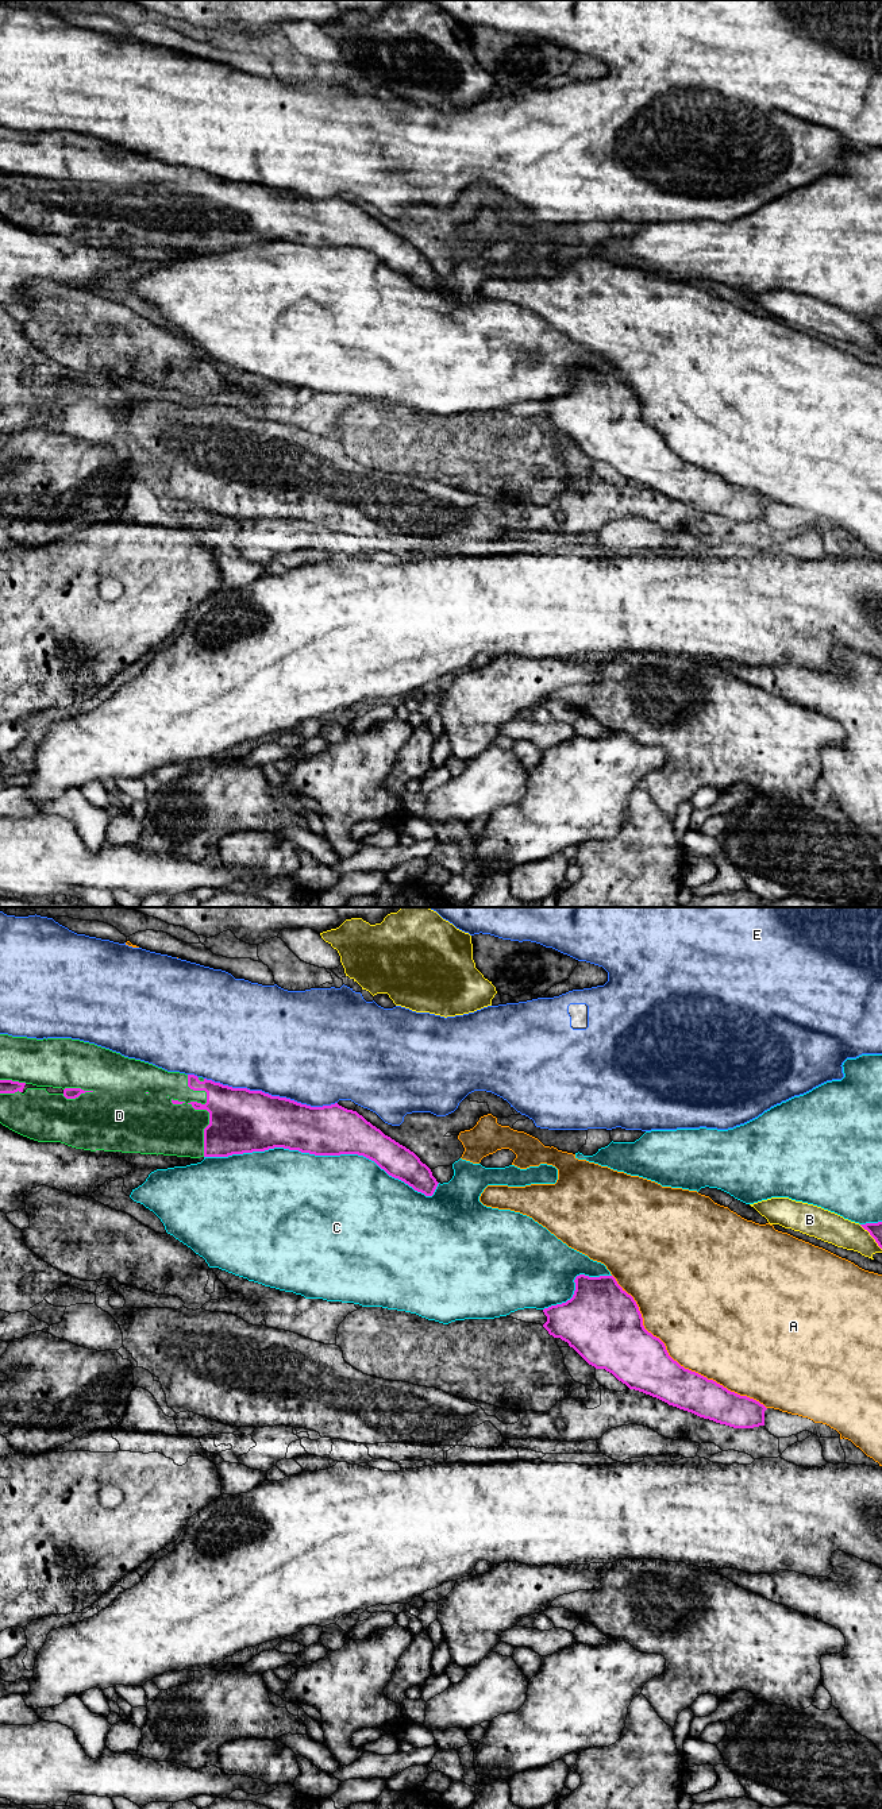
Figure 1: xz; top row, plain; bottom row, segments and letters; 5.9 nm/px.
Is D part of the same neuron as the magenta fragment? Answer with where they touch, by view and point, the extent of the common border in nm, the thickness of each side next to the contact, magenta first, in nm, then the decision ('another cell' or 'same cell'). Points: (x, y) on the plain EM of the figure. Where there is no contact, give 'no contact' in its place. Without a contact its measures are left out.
xz (195, 201) | 500 nm | 320/340 nm | same cell

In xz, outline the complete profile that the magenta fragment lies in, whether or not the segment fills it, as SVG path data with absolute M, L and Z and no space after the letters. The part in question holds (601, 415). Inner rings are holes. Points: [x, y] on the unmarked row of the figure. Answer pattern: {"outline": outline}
{"outline": "M579 367L574 375L575 383L570 393L543 402L547 409L543 420L554 431L567 435L589 458L605 462L629 482L656 490L700 510L733 521L764 518L767 501L763 497L731 485L674 454L665 436L644 421L636 394L613 369Z"}

